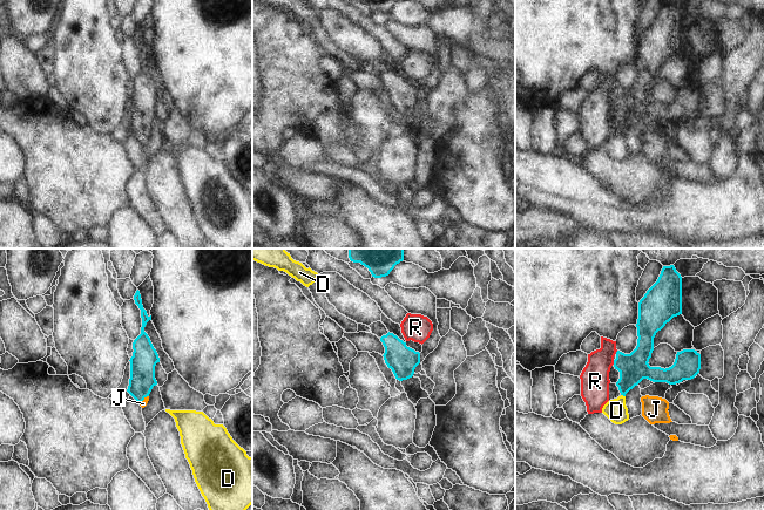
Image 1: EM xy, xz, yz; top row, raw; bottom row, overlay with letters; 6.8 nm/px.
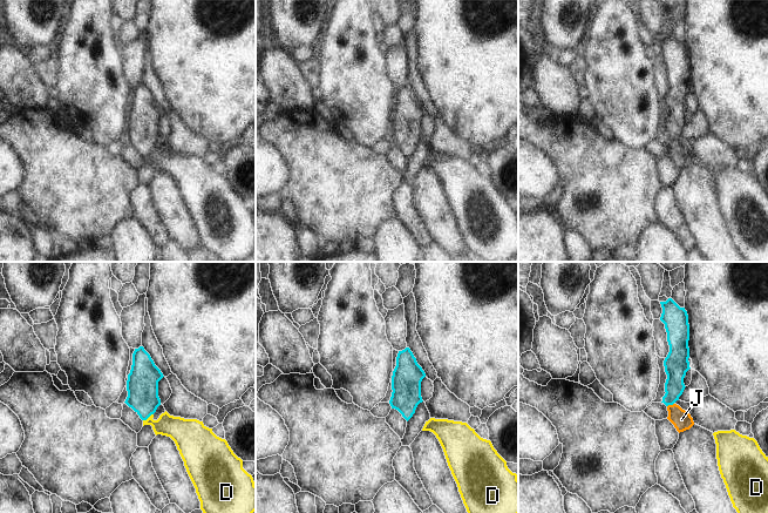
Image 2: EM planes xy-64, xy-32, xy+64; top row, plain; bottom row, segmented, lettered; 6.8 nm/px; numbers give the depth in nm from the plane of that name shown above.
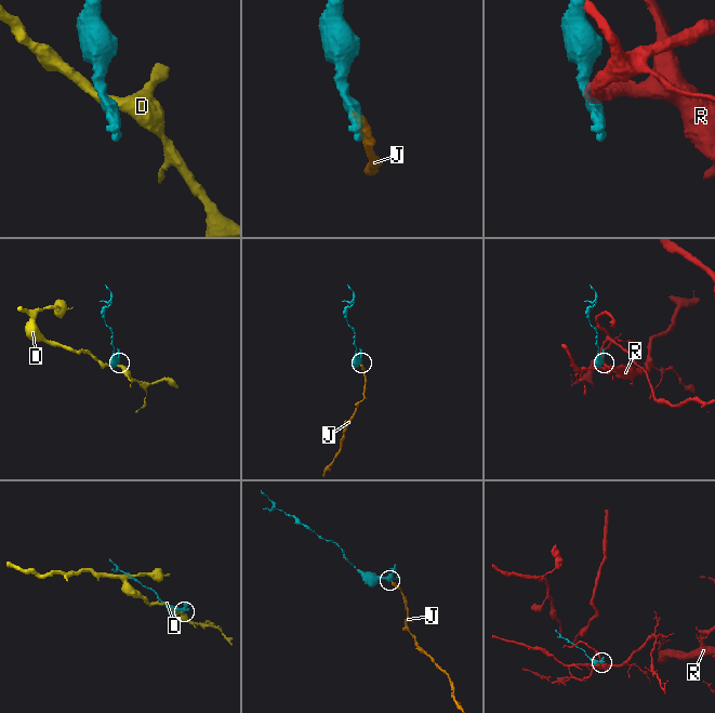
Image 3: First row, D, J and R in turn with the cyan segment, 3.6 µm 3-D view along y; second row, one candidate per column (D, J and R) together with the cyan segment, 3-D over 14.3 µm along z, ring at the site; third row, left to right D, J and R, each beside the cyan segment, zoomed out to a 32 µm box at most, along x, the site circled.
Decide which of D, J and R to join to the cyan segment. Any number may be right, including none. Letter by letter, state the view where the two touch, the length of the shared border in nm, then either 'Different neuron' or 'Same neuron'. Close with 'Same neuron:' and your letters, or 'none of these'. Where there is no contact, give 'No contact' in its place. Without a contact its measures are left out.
D: Touches cyan in yz. Shared border 40 nm. Different neuron
J: Touches cyan in xy. Shared border 90 nm. Same neuron
R: Touches cyan in yz. Shared border 30 nm. Different neuron
Same neuron: J.

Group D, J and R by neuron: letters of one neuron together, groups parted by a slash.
D / J / R

